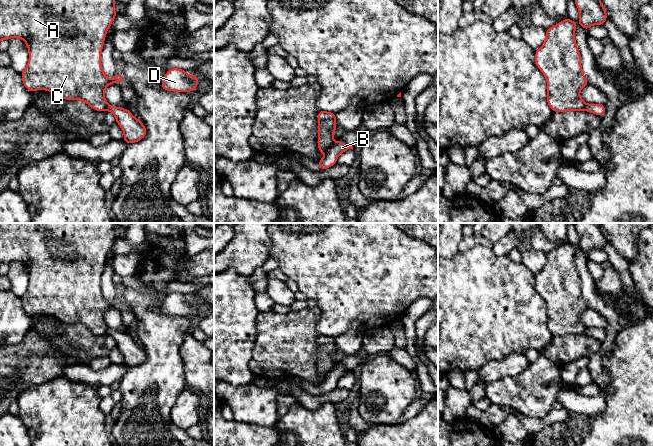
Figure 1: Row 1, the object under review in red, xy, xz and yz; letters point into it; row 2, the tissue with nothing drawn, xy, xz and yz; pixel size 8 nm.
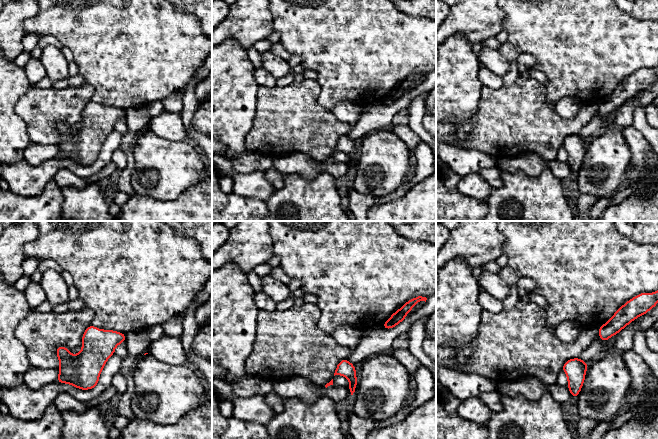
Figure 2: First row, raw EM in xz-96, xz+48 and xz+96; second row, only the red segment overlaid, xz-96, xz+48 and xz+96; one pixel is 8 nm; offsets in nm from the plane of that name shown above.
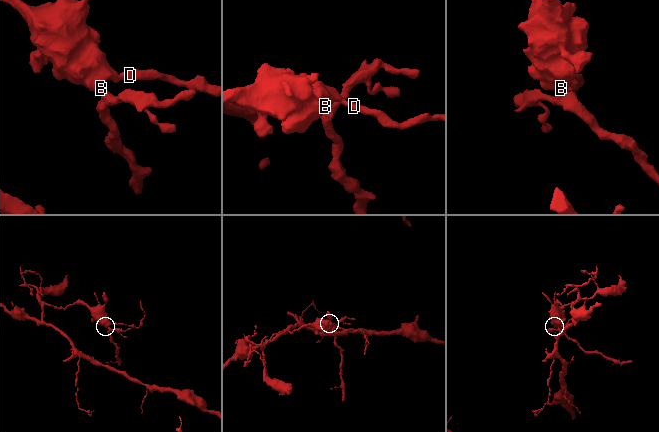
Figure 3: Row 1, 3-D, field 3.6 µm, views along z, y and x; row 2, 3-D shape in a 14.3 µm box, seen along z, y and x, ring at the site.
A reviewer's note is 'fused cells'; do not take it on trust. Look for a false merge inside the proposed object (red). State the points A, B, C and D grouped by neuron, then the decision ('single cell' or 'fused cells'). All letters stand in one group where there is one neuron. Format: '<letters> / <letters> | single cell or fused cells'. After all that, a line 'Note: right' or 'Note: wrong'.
A C D / B | fused cells
Note: right

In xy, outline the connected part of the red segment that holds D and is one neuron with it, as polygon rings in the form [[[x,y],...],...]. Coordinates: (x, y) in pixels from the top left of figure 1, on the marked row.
[[[179,68],[169,69],[162,80],[161,88],[167,91],[190,92],[196,90],[200,78],[188,75]]]

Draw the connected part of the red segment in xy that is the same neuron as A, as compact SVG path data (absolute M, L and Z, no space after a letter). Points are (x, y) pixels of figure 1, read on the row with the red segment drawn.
M0 0L0 40L21 38L27 44L29 51L29 60L26 68L21 72L21 77L25 88L30 91L46 90L54 93L65 100L83 100L96 111L106 111L109 104L107 103L104 90L112 83L123 84L124 79L121 72L109 79L104 73L101 64L101 52L103 43L106 38L107 30L110 28L113 20L117 16L115 12L115 0Z

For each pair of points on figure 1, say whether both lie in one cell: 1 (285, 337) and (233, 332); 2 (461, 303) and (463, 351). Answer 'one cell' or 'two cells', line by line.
1: two cells
2: one cell

